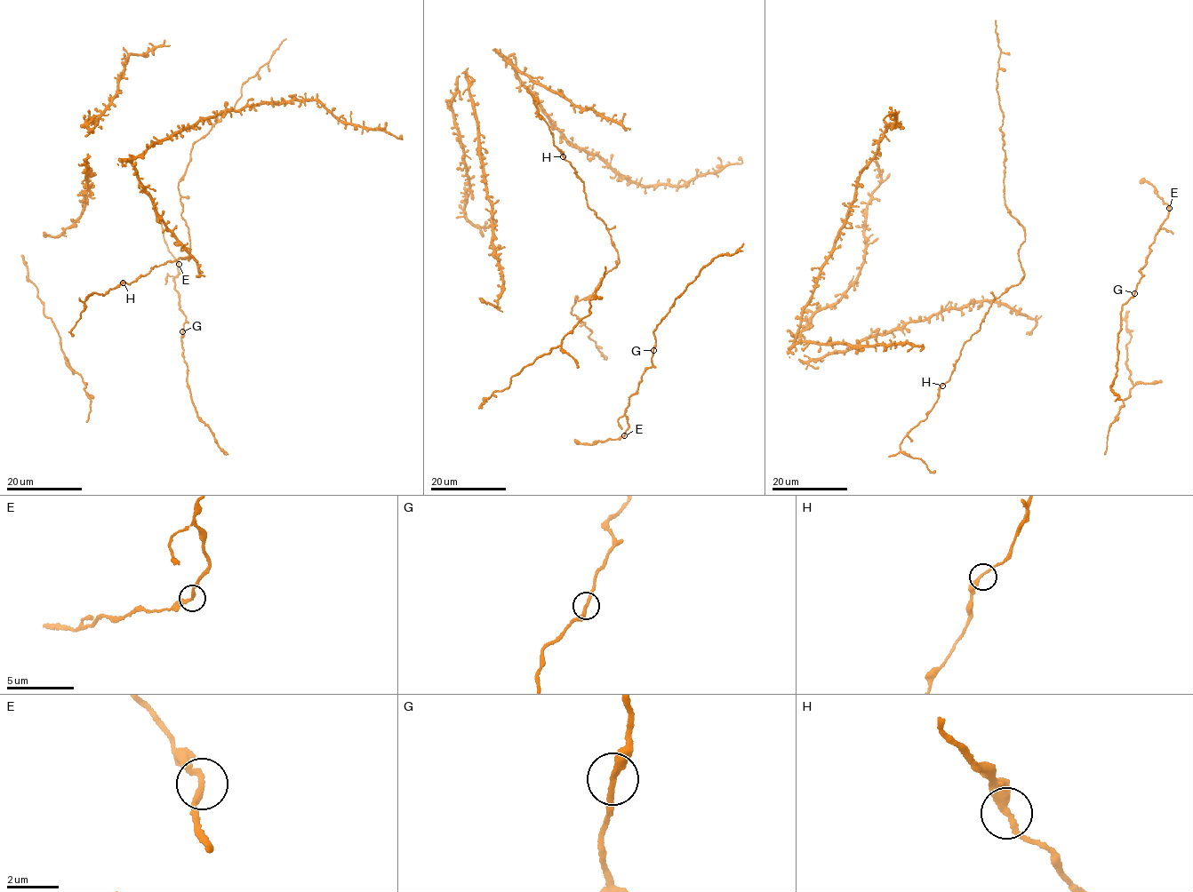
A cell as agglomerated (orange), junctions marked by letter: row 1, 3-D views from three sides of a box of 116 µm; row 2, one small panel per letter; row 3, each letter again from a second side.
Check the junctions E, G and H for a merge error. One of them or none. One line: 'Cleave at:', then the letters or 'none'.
Cleave at: E

